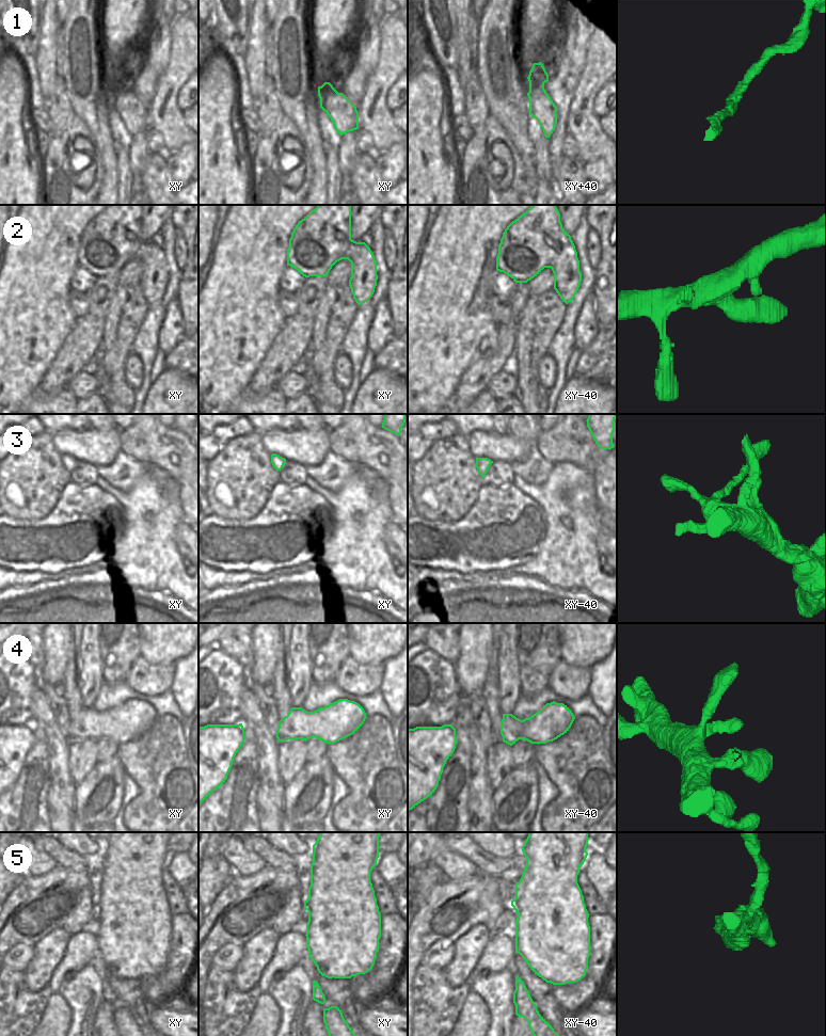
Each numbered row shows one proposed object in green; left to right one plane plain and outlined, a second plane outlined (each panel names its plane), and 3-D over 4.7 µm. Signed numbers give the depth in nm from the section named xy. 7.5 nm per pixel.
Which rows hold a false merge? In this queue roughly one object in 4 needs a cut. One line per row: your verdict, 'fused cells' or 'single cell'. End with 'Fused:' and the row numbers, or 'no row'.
1: single cell
2: single cell
3: fused cells
4: single cell
5: fused cells
Fused: 3, 5

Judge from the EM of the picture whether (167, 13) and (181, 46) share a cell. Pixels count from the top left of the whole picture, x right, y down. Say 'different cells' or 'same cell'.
different cells

